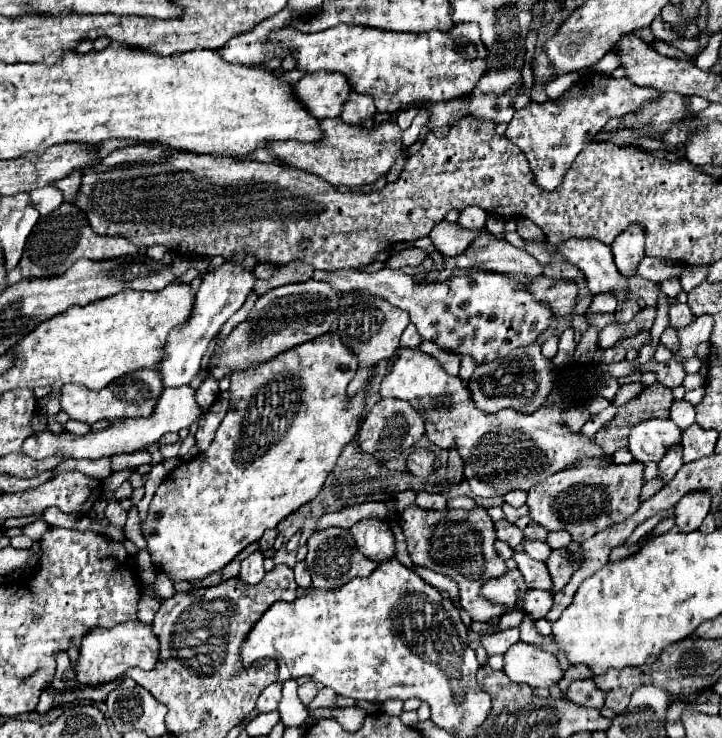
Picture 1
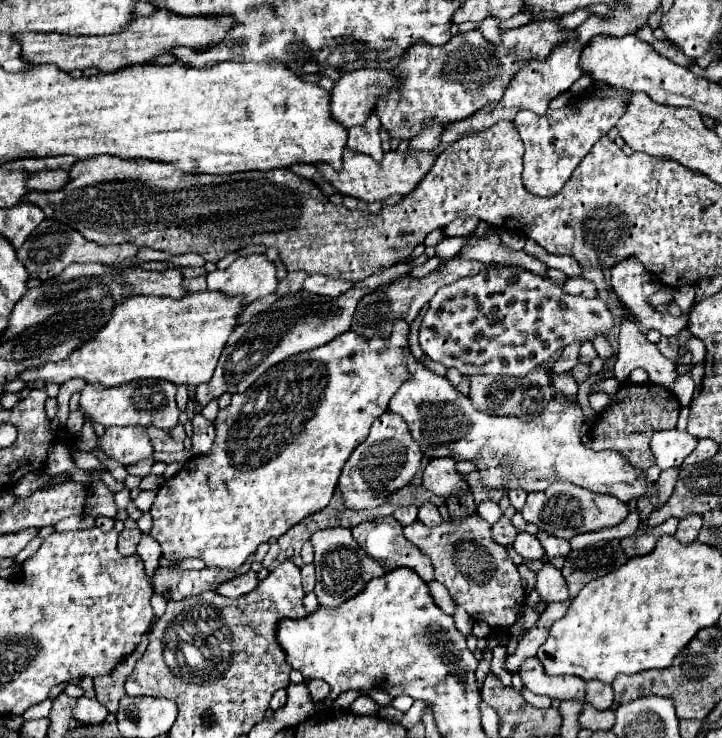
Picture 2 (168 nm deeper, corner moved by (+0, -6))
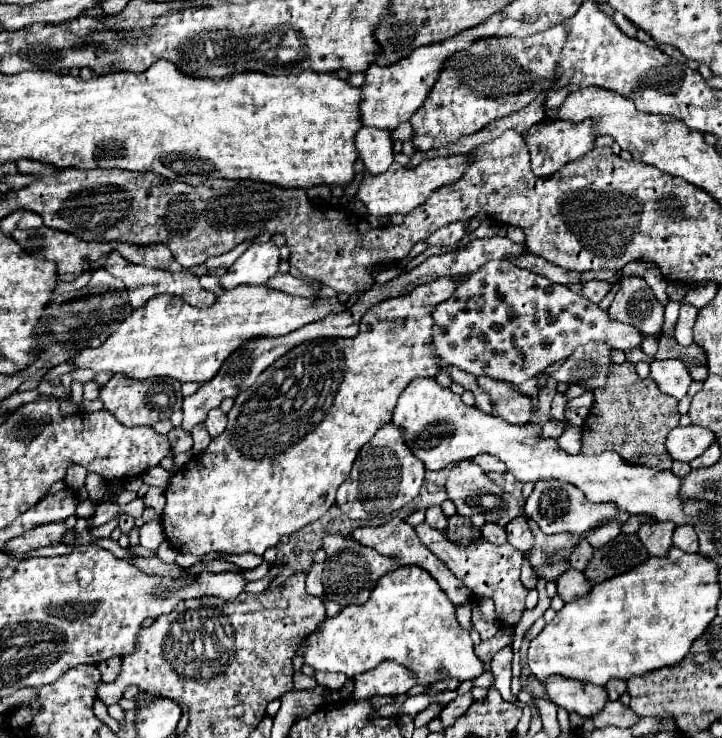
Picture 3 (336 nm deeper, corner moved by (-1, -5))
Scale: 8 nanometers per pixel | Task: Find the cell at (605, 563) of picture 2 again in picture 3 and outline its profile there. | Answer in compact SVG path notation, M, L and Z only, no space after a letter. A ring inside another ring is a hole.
M618 535L608 545L596 549L592 563L584 571L584 575L592 583L602 583L610 577L626 573L644 561L648 561L648 551L640 543L638 535Z

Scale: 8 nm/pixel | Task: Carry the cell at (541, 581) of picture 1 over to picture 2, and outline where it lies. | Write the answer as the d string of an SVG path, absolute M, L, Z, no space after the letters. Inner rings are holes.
M543 564L543 568L537 572L537 584L535 584L535 592L541 596L541 600L549 602L565 602L569 598L567 586L561 578L561 572L551 566L551 564Z

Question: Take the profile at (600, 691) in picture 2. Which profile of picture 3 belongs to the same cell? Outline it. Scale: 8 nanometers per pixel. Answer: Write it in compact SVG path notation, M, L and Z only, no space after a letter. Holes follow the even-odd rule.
M610 679L610 681L606 683L606 691L608 691L608 697L610 697L612 701L616 701L616 699L620 699L622 693L626 693L626 681Z

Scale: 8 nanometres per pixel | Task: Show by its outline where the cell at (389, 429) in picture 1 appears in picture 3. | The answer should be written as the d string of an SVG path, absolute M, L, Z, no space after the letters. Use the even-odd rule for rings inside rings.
M386 423L378 429L370 443L366 443L352 467L350 477L338 487L336 505L350 517L350 519L378 519L386 517L404 505L408 505L422 487L424 481L424 465L416 459L408 447L404 447L400 439L400 429L394 423Z

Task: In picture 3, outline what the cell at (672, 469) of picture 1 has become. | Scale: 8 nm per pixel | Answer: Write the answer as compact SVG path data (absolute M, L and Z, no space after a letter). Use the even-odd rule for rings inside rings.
M632 515L624 525L622 525L622 533L636 533L640 529L640 525L648 523L650 519L644 519L644 517L638 517L638 515Z

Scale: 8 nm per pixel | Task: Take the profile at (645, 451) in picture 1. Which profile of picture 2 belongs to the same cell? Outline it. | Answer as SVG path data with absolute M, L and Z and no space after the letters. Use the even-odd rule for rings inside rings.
M659 430L651 438L651 454L661 470L681 466L681 462L695 450L697 438L689 432L679 430Z

